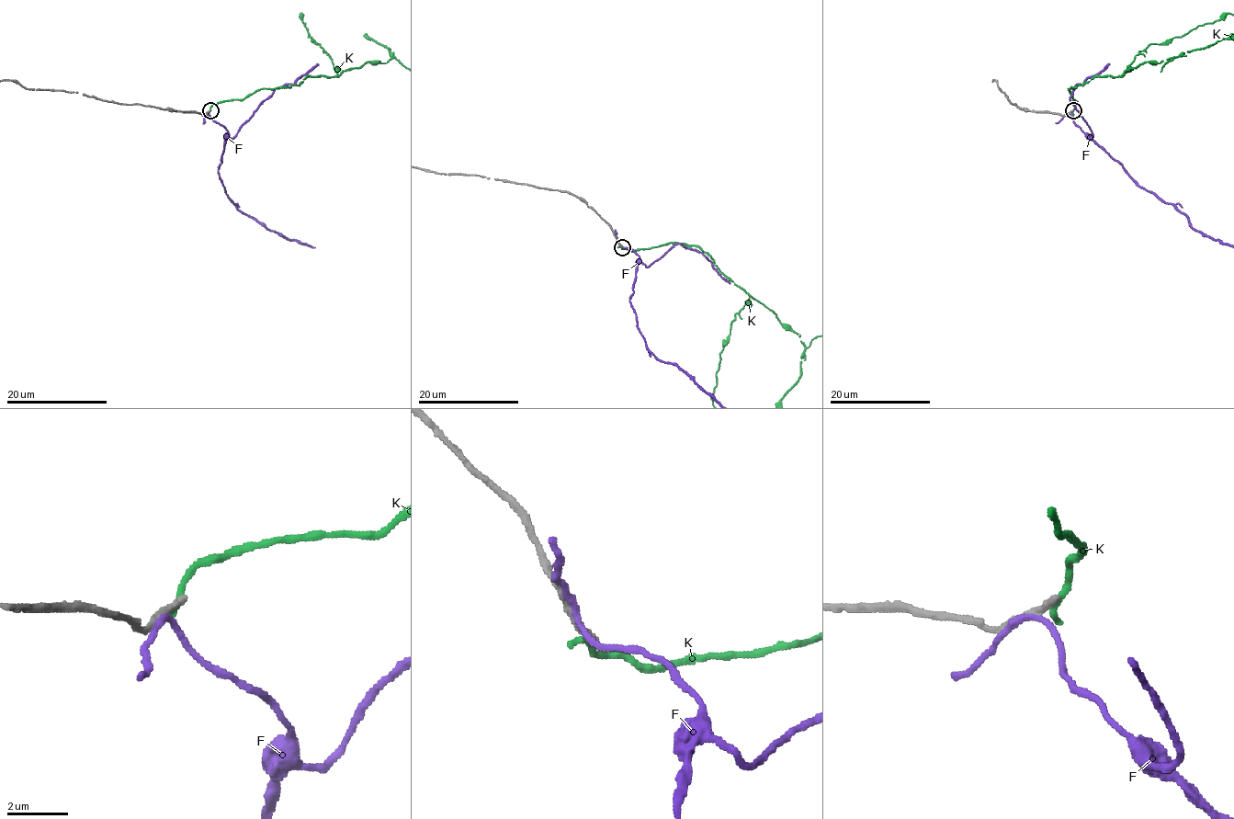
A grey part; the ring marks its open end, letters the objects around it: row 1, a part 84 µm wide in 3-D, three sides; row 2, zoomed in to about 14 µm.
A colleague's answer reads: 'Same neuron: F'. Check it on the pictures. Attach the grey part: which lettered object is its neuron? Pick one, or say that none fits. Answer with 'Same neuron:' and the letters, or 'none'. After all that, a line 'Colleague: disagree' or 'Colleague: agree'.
Same neuron: none
Colleague: disagree

